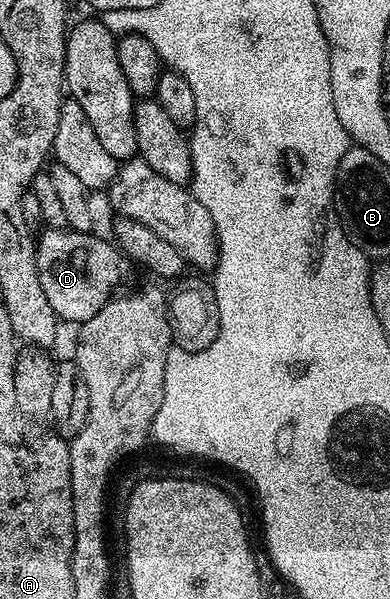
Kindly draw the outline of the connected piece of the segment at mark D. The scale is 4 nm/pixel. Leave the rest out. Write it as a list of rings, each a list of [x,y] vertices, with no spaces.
[[[77,230],[39,231],[36,238],[36,263],[38,264],[38,280],[42,284],[42,292],[46,292],[46,300],[50,300],[50,308],[61,323],[73,322],[79,324],[90,320],[112,297],[121,289],[120,286],[128,278],[129,259],[125,258],[121,247],[104,238],[99,238],[96,232],[83,234]]]

